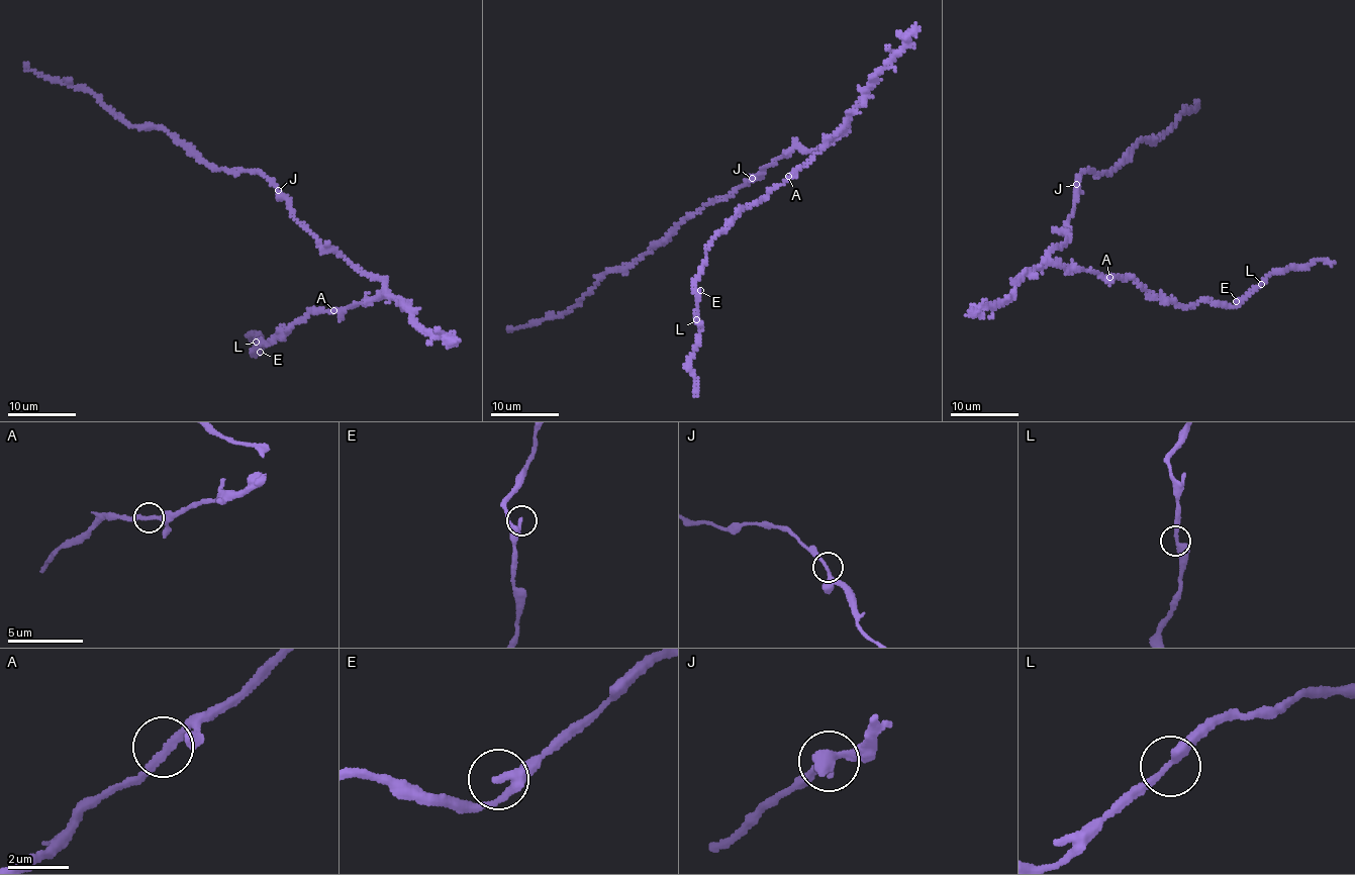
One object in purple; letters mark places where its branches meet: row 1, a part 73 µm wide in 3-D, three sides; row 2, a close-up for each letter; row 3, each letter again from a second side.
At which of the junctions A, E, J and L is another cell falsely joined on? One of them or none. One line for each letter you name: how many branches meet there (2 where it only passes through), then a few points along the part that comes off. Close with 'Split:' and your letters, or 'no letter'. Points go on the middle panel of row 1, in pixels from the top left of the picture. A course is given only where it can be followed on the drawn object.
Split: no letter

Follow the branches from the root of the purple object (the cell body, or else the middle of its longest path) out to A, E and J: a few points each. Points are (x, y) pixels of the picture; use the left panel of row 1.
A: (332, 250), (364, 272), (381, 280), (384, 292), (362, 304), (333, 310)
E: (332, 250), (381, 280), (383, 294), (307, 314), (288, 333), (261, 341), (252, 353), (260, 352)
J: (332, 250), (323, 248), (319, 239), (291, 214), (290, 202), (278, 189)

